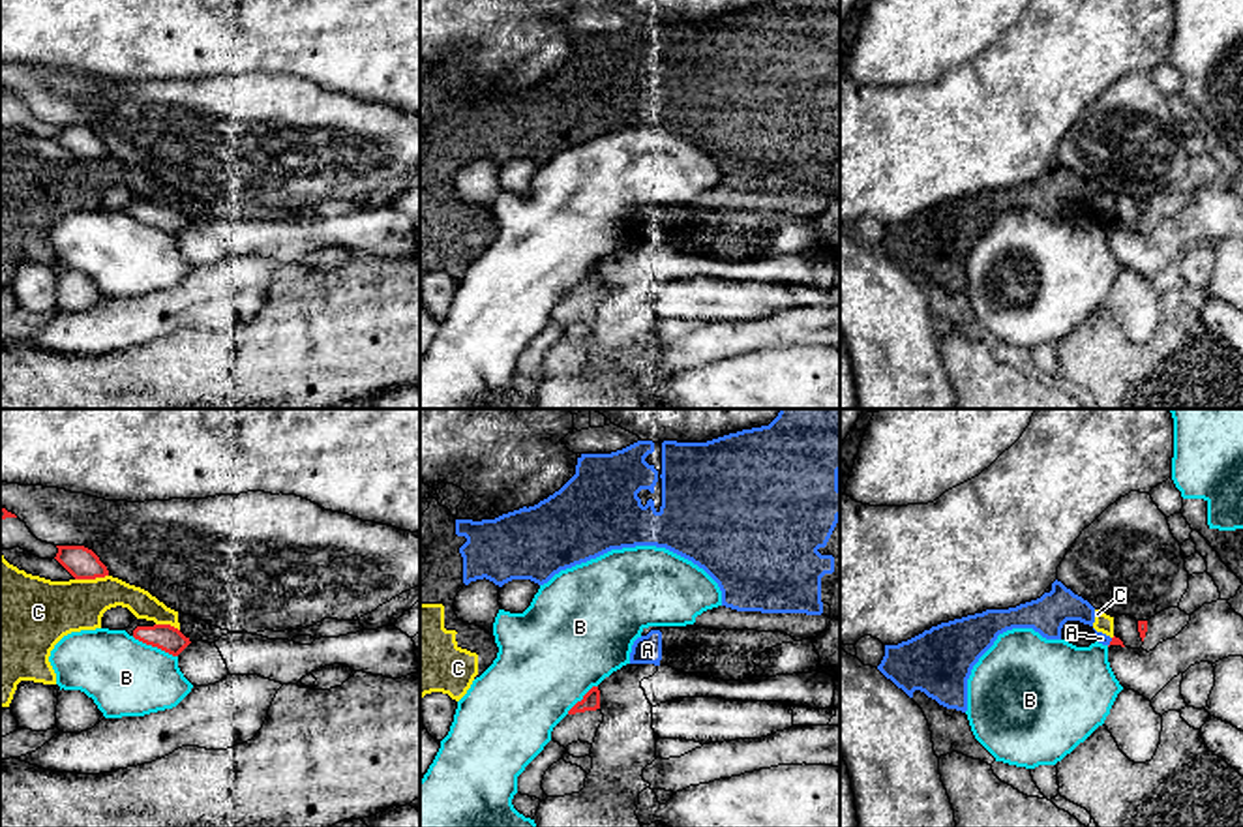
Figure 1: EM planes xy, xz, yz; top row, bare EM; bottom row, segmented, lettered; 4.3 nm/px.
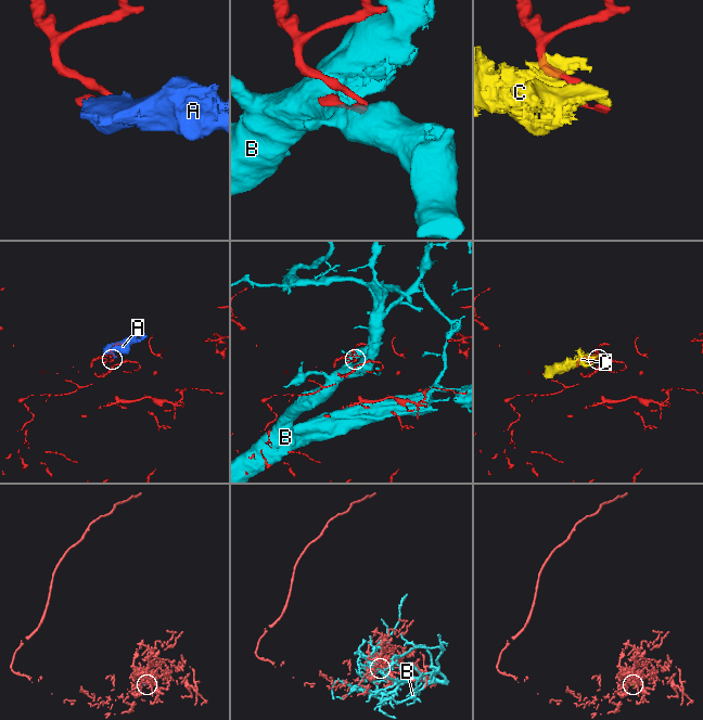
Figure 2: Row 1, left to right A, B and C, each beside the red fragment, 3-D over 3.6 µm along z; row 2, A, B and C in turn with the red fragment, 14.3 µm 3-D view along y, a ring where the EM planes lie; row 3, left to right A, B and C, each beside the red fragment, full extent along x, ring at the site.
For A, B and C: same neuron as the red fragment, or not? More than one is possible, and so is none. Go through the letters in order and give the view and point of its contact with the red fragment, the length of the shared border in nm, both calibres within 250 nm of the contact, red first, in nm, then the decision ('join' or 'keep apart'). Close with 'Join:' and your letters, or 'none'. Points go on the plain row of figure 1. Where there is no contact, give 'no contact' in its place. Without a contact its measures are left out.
A: yz (1110, 222) | 40 nm | 30/50 nm | keep apart
B: xy (154, 225) | 220 nm | 120/340 nm | keep apart
C: xy (90, 158) | 150 nm | 140/280 nm | keep apart
Join: none

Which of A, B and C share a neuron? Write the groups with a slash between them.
A C / B

